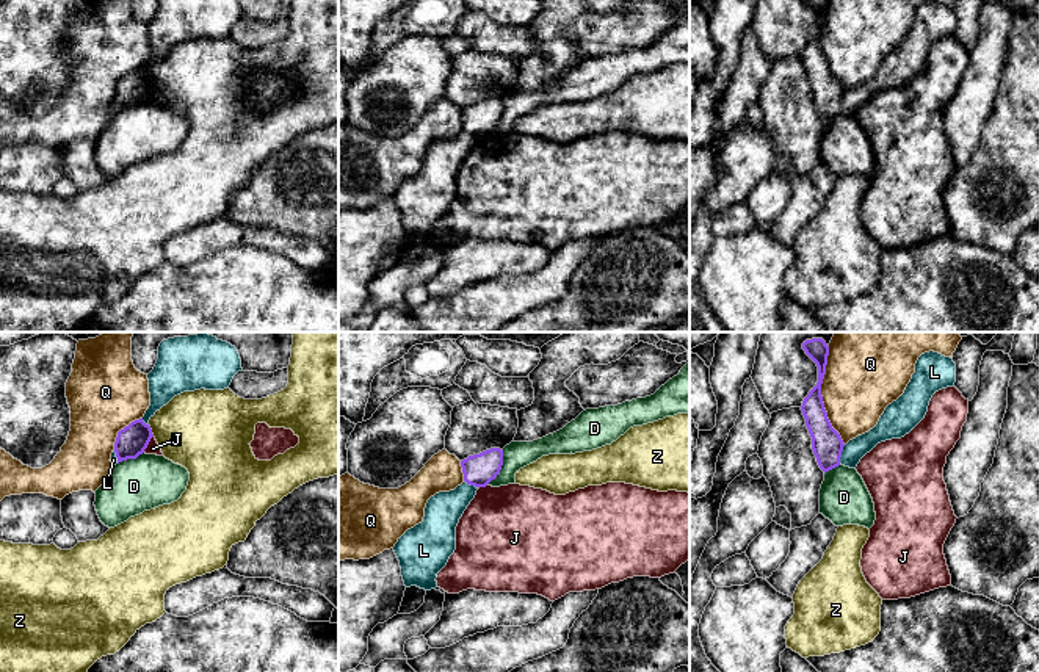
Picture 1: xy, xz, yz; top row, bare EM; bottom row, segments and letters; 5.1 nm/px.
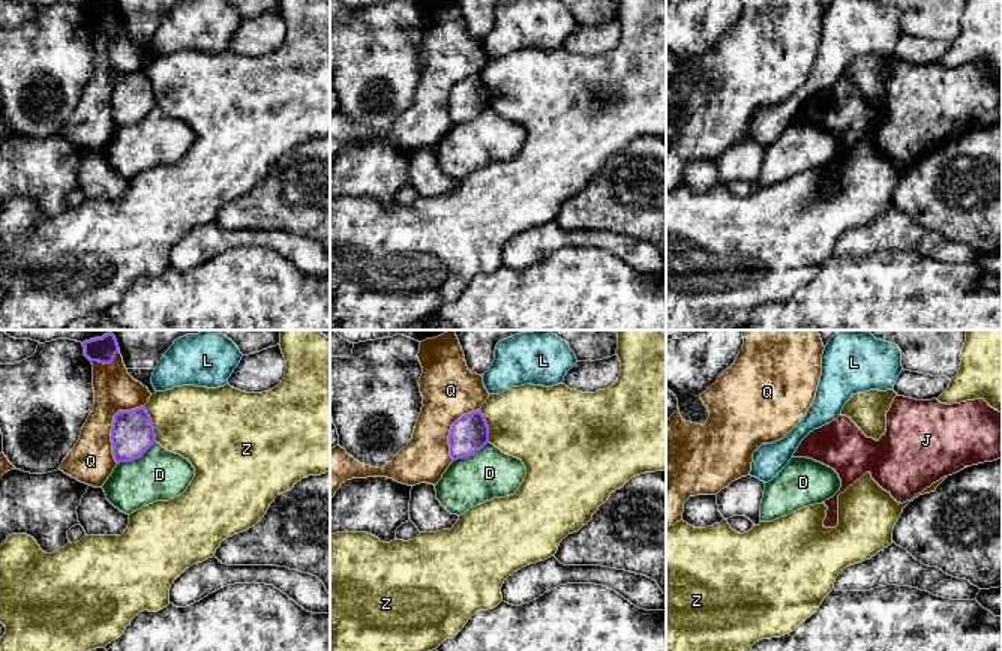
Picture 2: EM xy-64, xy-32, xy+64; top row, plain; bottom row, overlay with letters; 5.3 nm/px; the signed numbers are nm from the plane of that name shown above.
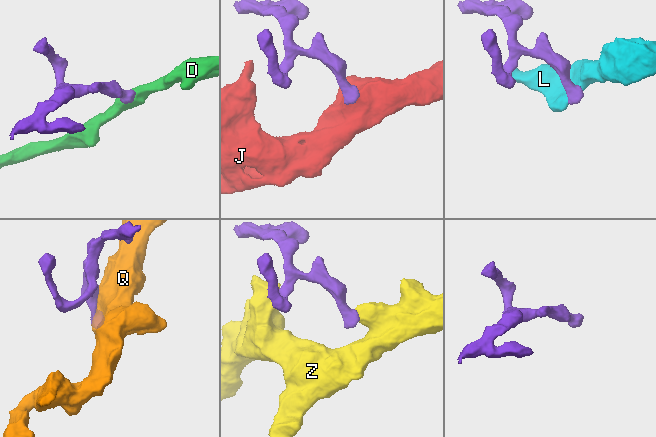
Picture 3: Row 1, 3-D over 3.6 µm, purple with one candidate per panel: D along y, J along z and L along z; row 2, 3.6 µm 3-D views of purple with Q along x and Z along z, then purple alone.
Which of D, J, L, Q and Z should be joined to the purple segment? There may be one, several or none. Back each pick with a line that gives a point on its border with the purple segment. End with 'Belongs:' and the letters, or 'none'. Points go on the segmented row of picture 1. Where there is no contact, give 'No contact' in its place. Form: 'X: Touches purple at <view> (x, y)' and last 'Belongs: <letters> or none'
Belongs: none

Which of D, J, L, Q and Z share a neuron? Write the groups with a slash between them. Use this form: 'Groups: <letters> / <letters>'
Groups: D / J / L / Q / Z

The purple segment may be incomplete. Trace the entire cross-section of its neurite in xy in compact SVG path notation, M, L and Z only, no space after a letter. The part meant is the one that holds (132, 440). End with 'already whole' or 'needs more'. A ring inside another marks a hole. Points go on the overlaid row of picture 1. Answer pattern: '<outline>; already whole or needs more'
M143 418L135 420L121 429L114 442L118 464L127 459L136 459L143 454L152 437L152 429Z; already whole

